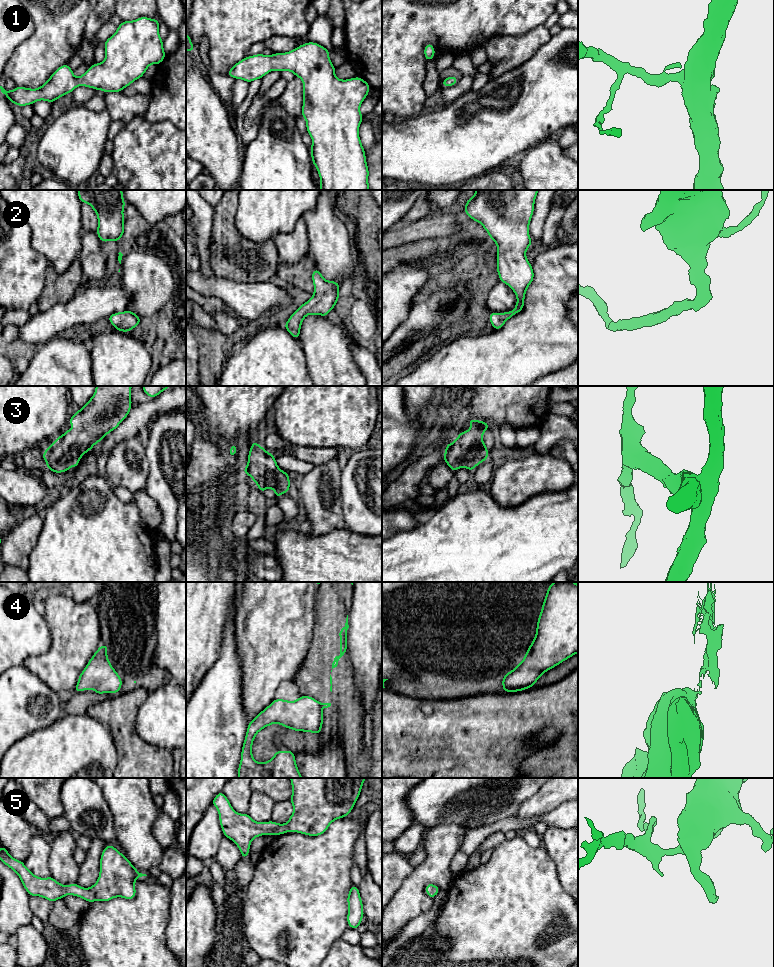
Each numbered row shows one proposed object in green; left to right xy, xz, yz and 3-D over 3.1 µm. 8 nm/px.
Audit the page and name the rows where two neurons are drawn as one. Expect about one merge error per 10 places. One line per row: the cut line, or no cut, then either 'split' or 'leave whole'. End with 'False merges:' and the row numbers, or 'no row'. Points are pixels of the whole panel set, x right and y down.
1: no cut | leave whole
2: no cut | leave whole
3: no cut | leave whole
4: xz (318, 702), (321, 707) | split
5: no cut | leave whole
False merges: 4

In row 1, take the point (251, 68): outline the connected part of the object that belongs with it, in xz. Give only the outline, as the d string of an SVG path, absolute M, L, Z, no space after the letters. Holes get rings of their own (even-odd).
M307 42L286 53L248 56L237 62L226 74L248 83L261 79L272 70L280 73L287 70L299 77L303 82L301 115L306 120L307 132L312 138L310 153L320 177L319 189L369 190L369 170L359 137L359 126L363 120L360 105L371 86L357 76L341 80L335 76L335 69L327 48L315 42Z

